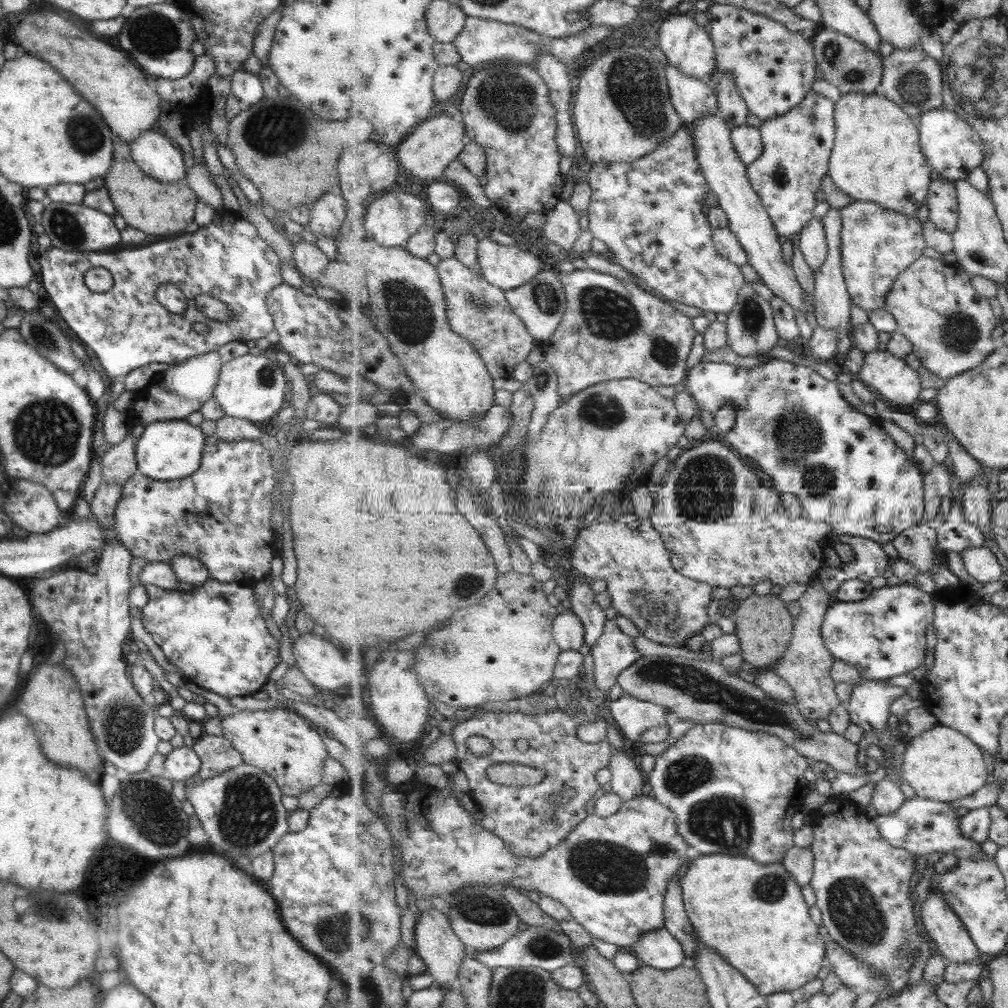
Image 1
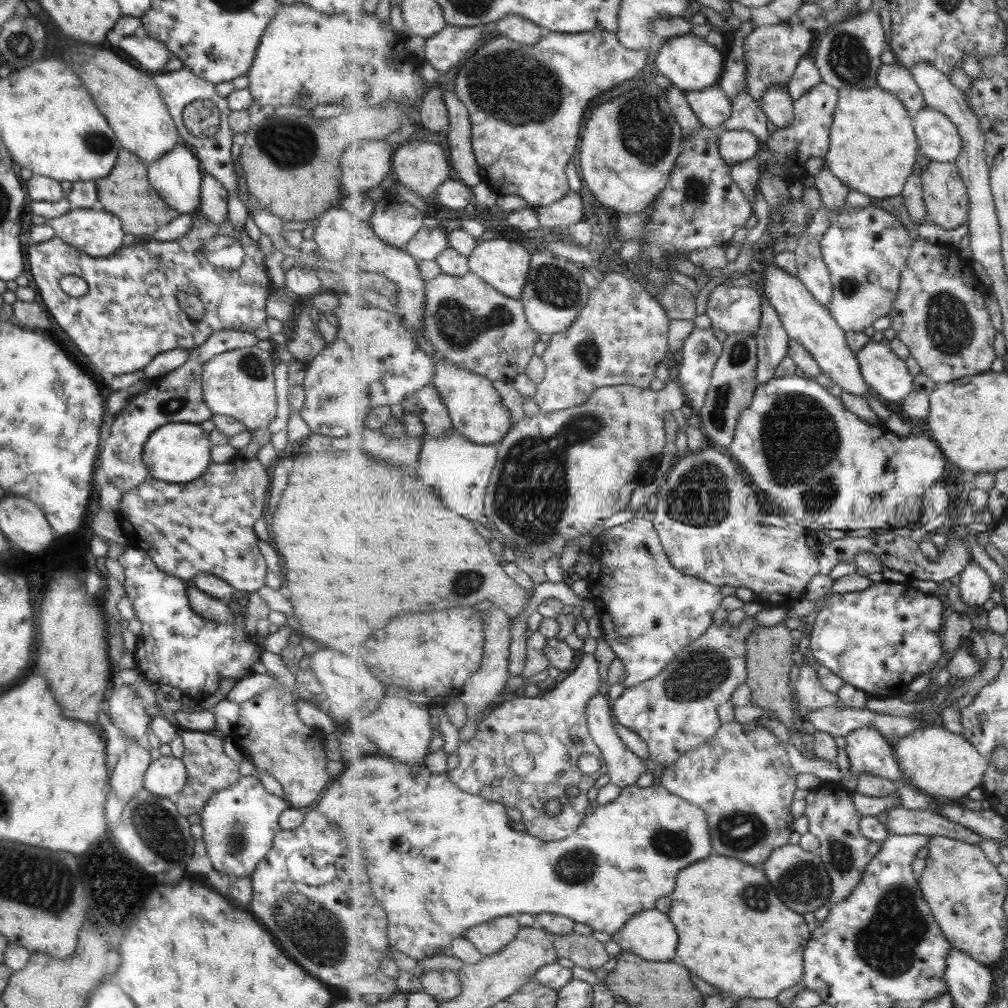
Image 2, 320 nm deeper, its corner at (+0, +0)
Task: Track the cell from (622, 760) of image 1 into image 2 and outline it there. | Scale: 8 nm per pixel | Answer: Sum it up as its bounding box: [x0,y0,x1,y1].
[588,691,647,789]

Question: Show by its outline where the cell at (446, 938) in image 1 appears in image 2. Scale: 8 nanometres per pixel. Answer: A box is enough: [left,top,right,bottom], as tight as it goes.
[421,970,463,1003]

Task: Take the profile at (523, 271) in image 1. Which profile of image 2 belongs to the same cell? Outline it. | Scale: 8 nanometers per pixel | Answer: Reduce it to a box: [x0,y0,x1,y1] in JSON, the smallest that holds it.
[468,238,532,300]

